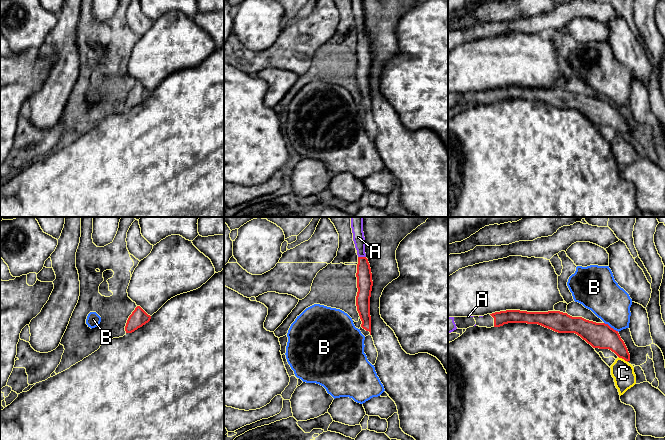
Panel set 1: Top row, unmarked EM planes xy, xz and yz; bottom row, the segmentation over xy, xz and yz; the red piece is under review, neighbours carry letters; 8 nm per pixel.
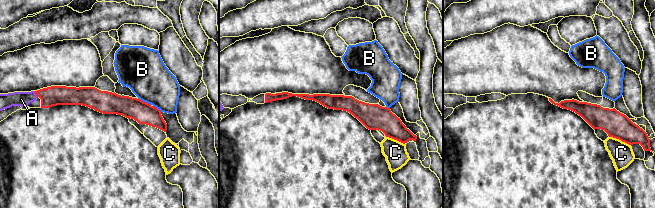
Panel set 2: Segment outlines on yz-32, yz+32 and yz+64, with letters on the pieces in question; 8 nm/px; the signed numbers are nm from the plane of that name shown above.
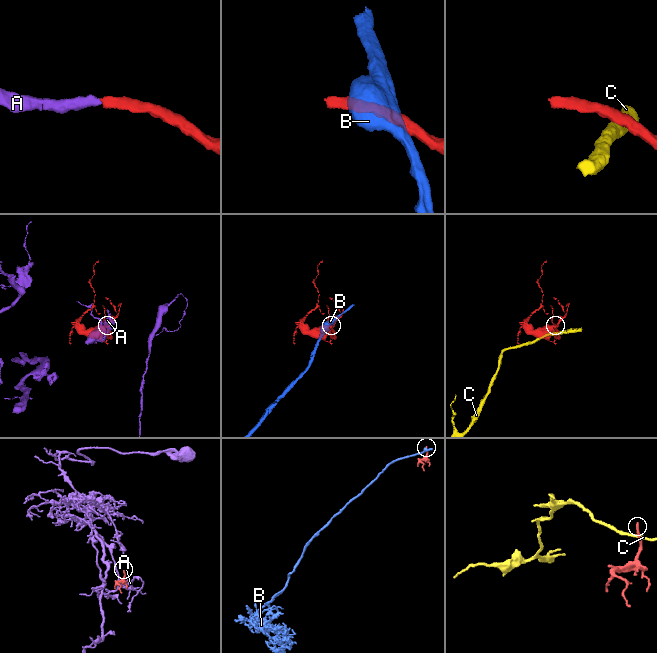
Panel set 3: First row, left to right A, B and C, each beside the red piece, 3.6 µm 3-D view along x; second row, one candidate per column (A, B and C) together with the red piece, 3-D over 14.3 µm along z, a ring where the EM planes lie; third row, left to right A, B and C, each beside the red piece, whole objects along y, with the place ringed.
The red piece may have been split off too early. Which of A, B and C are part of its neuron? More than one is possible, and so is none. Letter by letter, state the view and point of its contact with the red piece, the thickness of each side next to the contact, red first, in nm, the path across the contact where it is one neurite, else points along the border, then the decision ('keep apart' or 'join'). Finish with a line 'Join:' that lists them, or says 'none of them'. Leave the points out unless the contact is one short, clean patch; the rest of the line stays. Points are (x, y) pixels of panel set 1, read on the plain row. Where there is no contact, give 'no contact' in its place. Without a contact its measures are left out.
A: xz (362, 33) | 130/100 nm | across xz (364, 52), (362, 33), (357, 5) | join
B: yz (610, 103) | 200/300 nm | along yz (604, 98), (618, 107) | keep apart
C: yz (623, 134) | 200/180 nm | along yz (618, 132), (627, 138) | keep apart
Join: A

